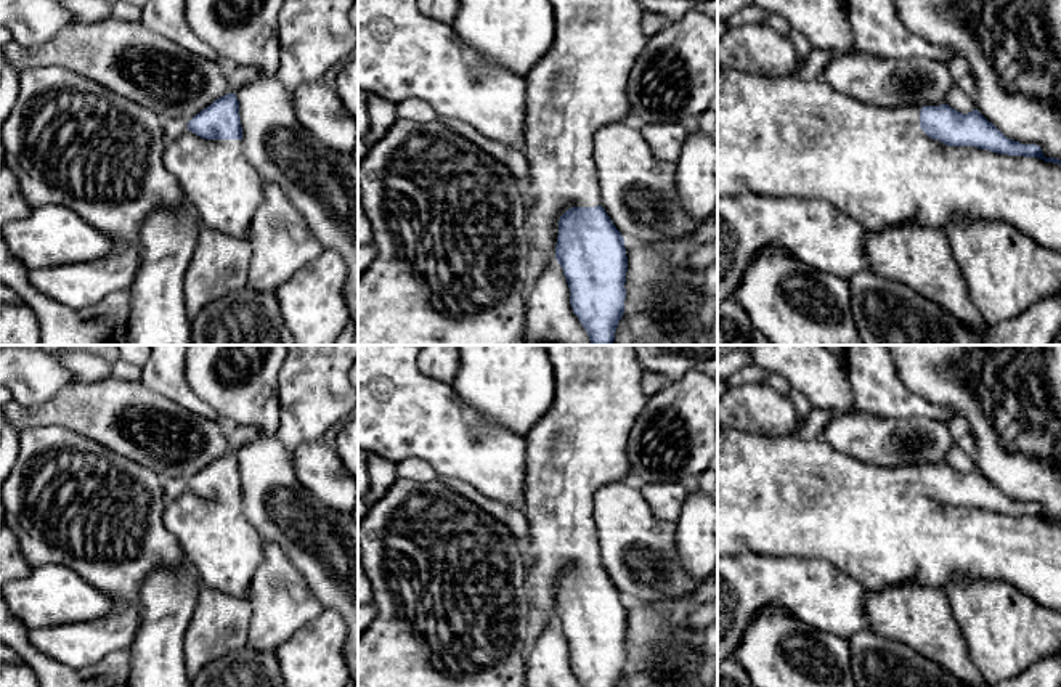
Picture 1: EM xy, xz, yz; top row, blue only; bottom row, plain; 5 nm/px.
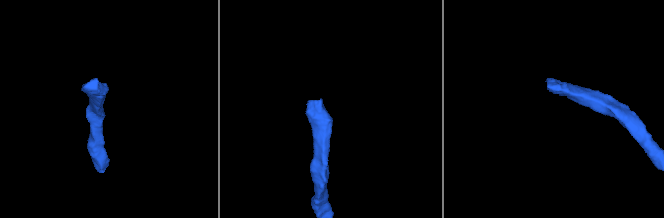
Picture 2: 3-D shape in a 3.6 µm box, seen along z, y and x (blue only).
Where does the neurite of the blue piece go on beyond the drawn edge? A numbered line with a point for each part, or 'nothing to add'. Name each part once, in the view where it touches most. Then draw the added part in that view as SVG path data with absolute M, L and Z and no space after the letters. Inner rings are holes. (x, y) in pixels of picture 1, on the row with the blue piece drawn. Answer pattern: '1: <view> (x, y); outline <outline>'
1: yz (787, 137); outline M719 71L717 72L717 196L761 194L770 197L820 199L841 213L854 218L867 231L880 231L902 223L917 223L944 230L957 217L965 220L990 220L1006 223L1037 244L1061 252L1061 165L1039 157L998 154L974 146L947 146L929 138L920 127L920 109L931 104L891 108L865 104L849 95L839 93L820 79L764 77L759 74Z

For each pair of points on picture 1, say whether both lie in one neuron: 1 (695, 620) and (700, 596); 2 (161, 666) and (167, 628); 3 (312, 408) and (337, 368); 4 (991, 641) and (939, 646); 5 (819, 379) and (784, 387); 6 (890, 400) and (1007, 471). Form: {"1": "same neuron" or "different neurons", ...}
{"1": "different neurons", "2": "same neuron", "3": "same neuron", "4": "different neurons", "5": "different neurons", "6": "different neurons"}

